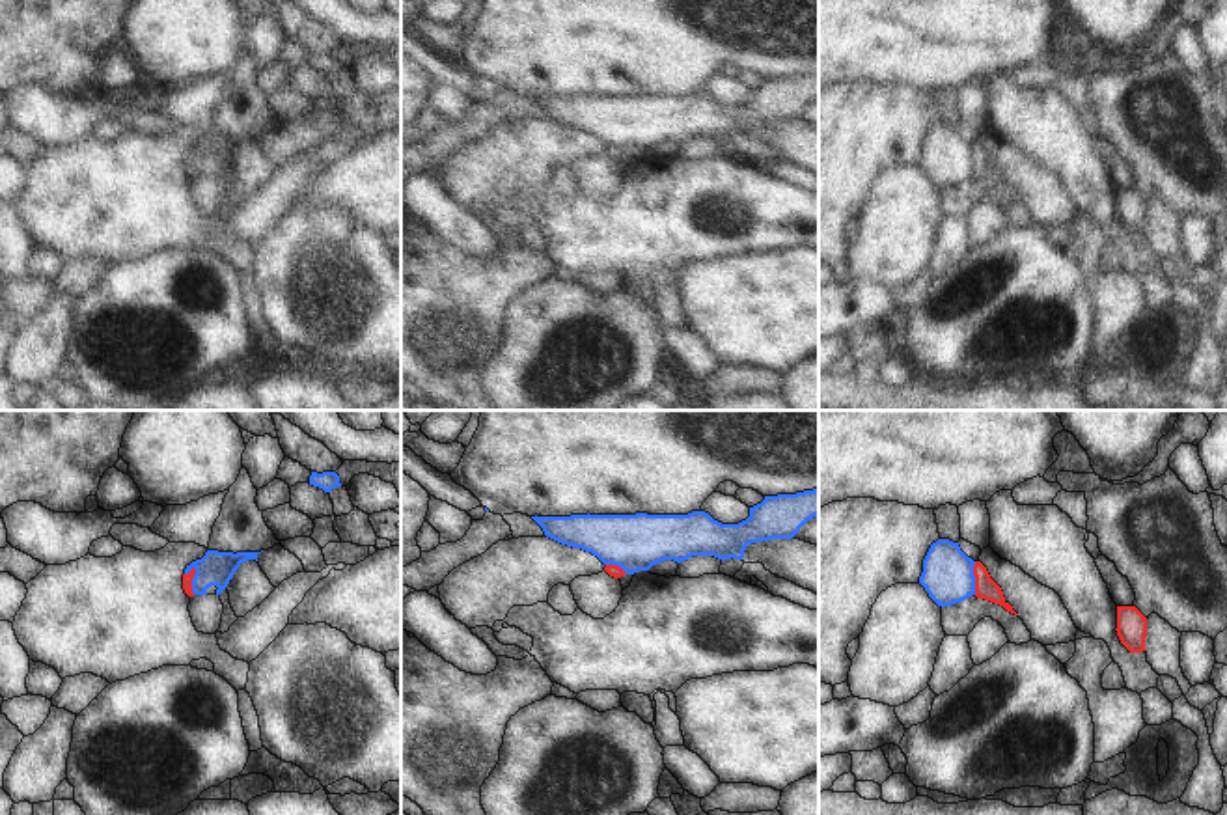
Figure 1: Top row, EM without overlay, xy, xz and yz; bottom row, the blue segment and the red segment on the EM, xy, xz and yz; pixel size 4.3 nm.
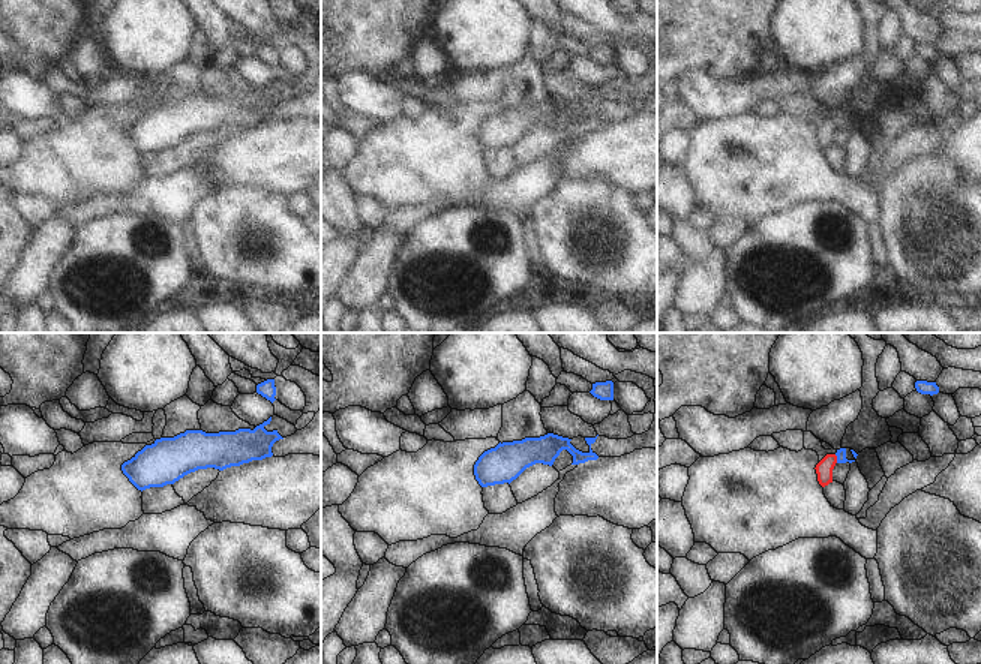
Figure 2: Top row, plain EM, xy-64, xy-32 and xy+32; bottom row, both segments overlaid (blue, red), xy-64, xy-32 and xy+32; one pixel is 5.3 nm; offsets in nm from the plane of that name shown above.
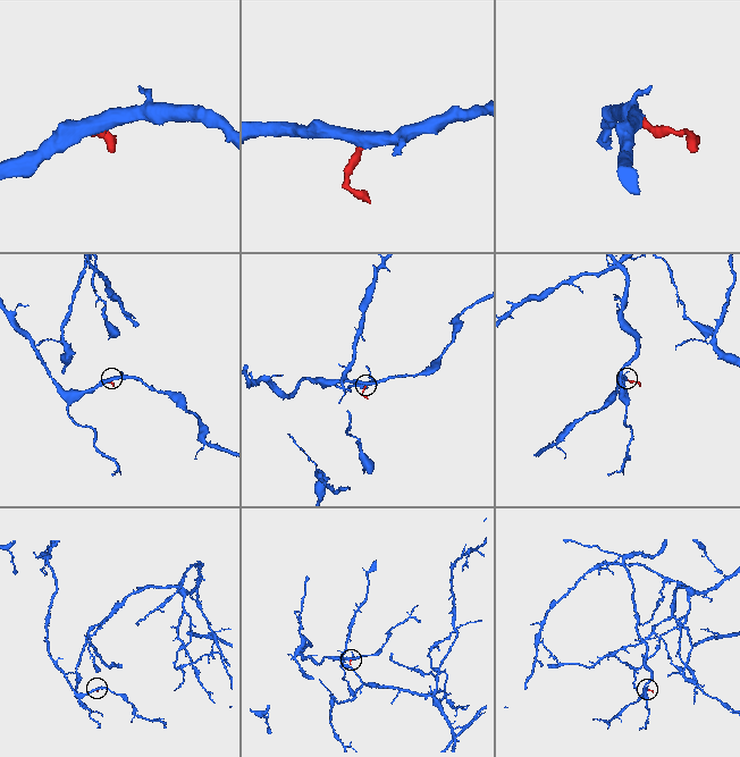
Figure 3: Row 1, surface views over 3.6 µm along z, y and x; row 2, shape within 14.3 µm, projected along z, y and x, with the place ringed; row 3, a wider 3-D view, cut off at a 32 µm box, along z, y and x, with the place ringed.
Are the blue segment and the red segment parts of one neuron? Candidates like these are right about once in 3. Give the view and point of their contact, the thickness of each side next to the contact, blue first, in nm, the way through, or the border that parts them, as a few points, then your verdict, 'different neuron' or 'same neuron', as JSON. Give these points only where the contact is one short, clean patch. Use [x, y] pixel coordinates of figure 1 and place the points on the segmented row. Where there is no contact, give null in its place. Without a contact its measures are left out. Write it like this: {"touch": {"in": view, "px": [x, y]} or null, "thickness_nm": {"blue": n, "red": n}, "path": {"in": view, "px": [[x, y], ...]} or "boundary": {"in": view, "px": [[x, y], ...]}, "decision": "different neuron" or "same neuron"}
{"touch": {"in": "xy", "px": [193, 580]}, "thickness_nm": {"blue": 150, "red": 50}, "boundary": {"in": "xy", "px": [[193, 566], [194, 593]]}, "decision": "different neuron"}

